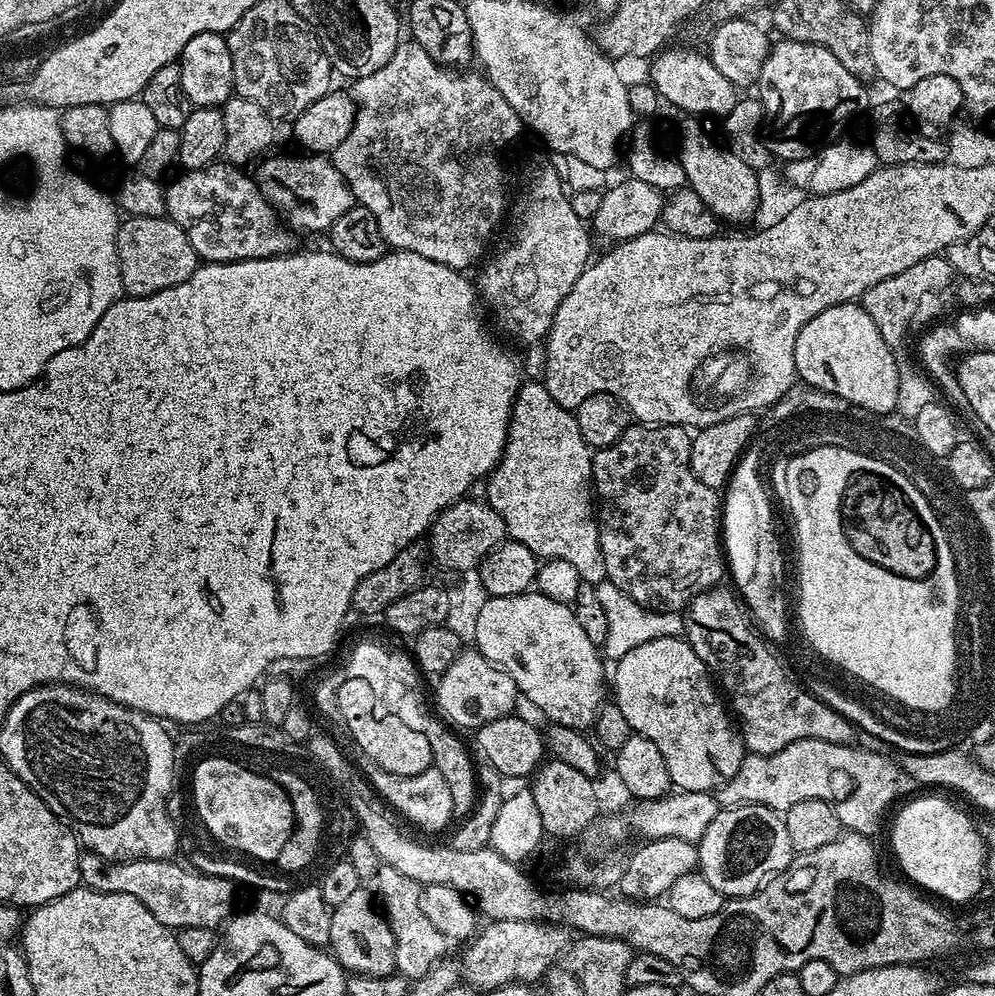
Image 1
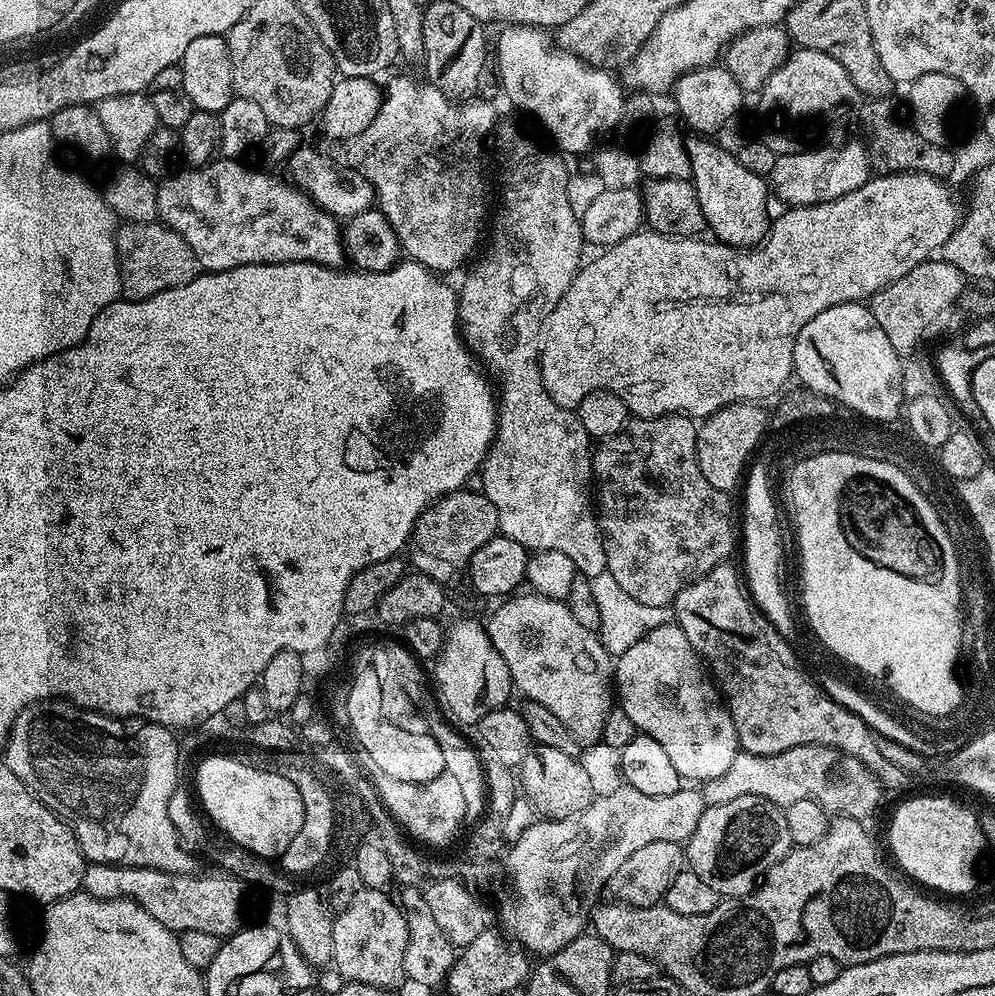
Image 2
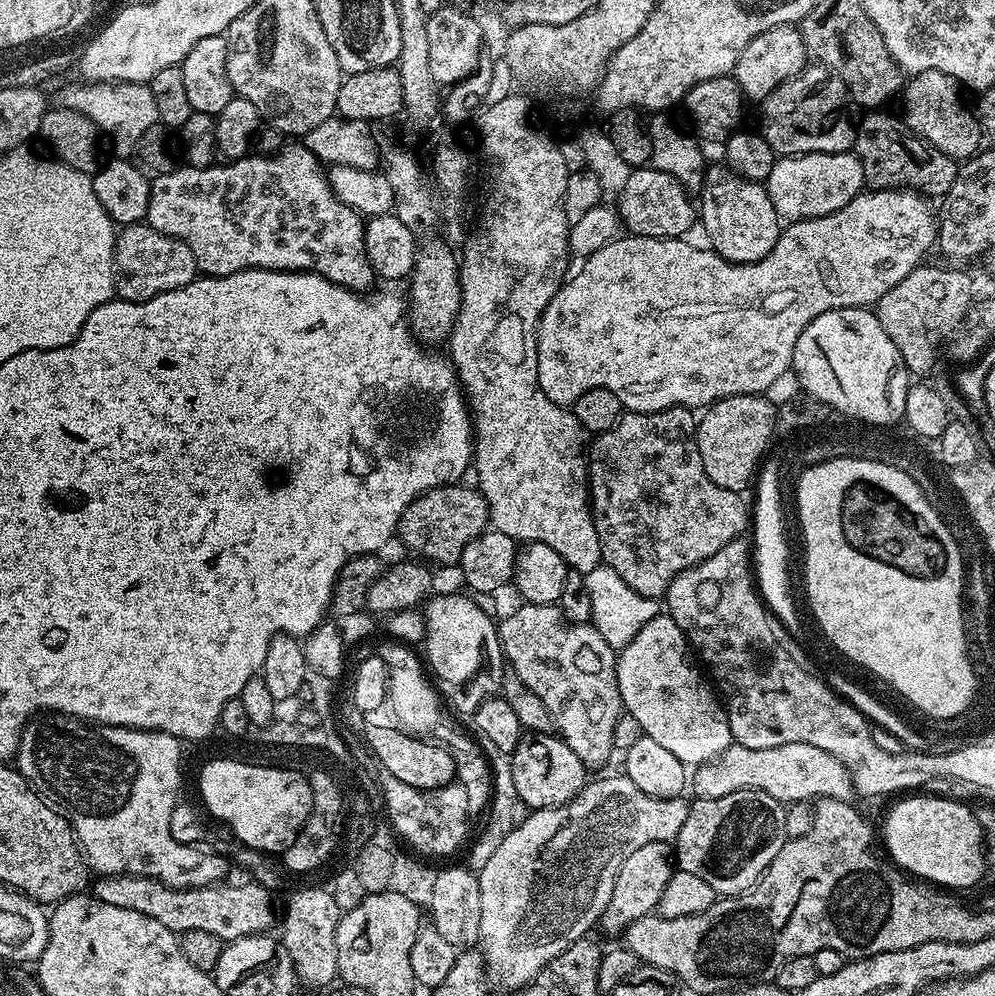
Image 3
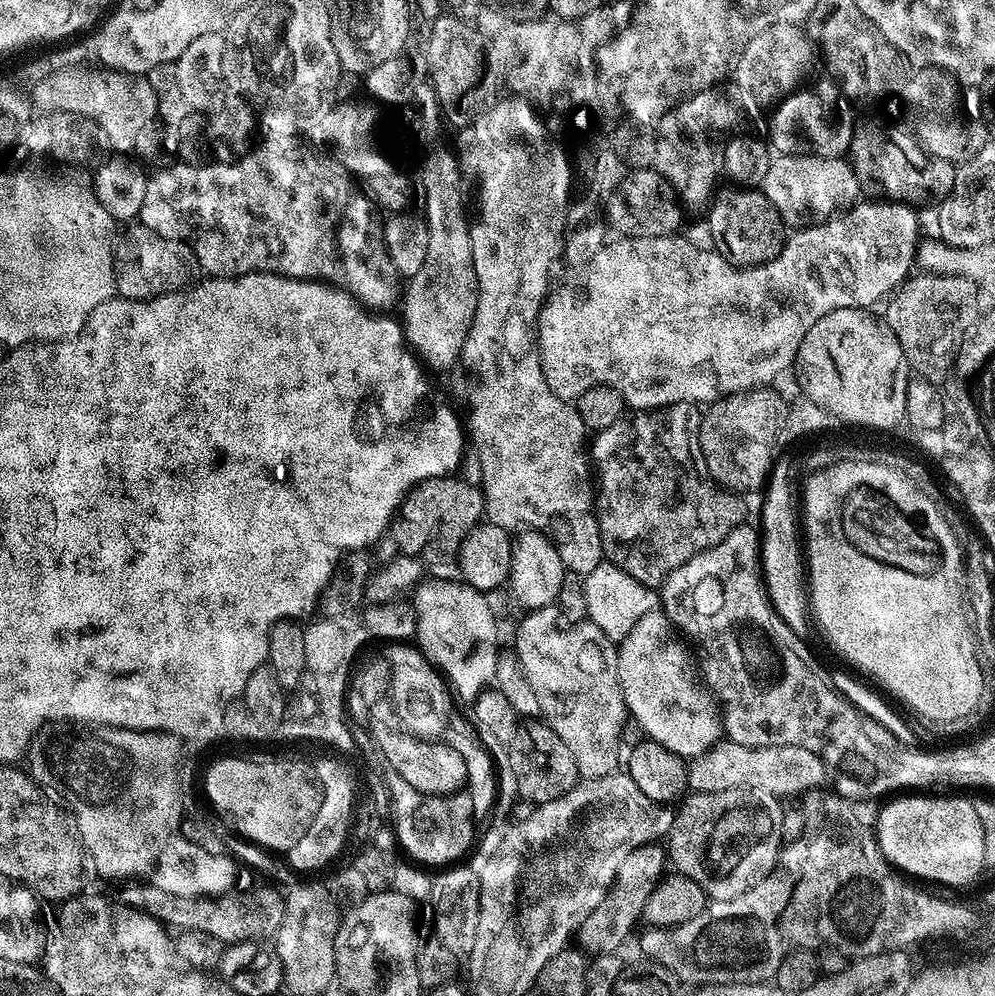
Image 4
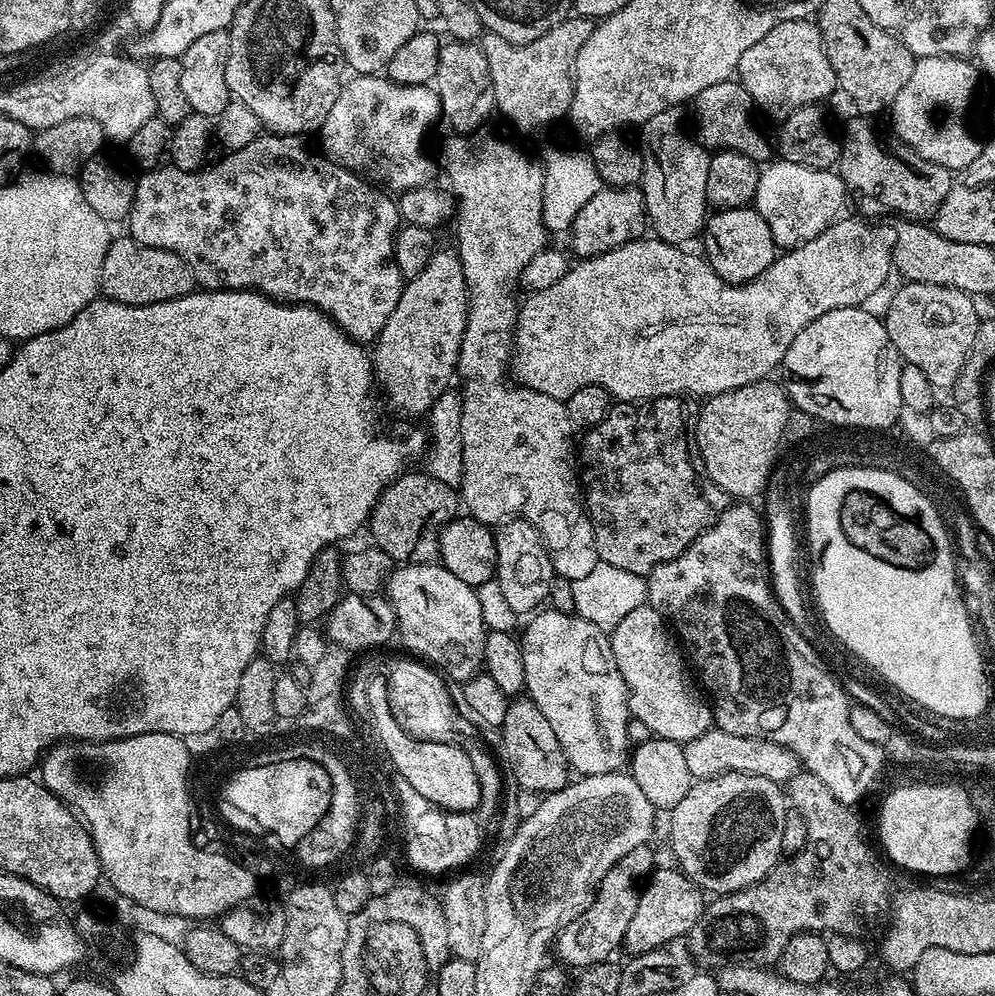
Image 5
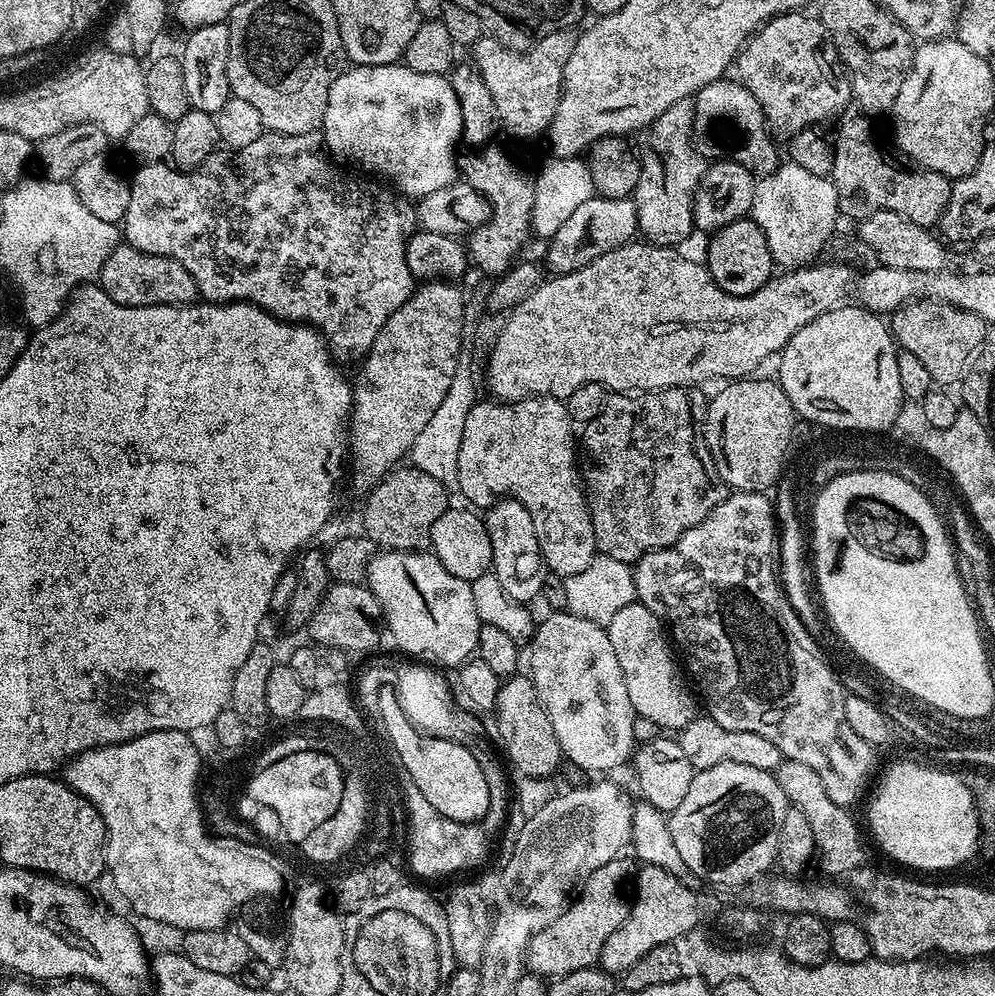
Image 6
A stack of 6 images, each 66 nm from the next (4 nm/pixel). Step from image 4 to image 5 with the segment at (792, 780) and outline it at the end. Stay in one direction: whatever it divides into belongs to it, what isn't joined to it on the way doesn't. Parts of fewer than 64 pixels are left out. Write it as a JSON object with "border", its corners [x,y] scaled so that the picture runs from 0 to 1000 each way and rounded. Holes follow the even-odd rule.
{"border":[[[719,729],[713,731],[710,737],[687,748],[687,756],[689,770],[693,772],[693,777],[699,783],[713,783],[731,775],[745,775],[765,779],[774,785],[788,789],[806,771],[804,762],[794,753],[790,753],[790,749],[782,749],[778,745],[762,741],[742,741],[742,737],[730,737]]]}

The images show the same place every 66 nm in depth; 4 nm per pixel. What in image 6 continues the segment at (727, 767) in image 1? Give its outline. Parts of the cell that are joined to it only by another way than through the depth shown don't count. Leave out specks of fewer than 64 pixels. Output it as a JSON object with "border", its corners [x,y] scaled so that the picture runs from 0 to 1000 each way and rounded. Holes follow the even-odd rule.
{"border":[[[642,604],[625,608],[625,612],[621,612],[617,620],[613,620],[609,634],[617,657],[621,657],[621,669],[625,669],[625,681],[629,681],[629,697],[633,697],[633,709],[640,719],[653,721],[653,725],[657,725],[665,733],[682,733],[699,722],[701,700],[697,695],[695,700],[695,695],[687,684],[684,664],[660,618]]]}

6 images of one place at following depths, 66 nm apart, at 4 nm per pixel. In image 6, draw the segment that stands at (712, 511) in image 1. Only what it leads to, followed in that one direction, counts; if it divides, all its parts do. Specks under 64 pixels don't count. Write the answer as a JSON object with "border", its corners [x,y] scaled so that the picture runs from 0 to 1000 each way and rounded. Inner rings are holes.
{"border":[[[692,388],[666,390],[664,394],[615,396],[605,408],[605,416],[586,427],[585,485],[602,557],[638,567],[649,555],[681,544],[689,532],[702,528],[734,496],[728,481],[718,473],[716,459],[710,456],[710,398],[704,392]]]}

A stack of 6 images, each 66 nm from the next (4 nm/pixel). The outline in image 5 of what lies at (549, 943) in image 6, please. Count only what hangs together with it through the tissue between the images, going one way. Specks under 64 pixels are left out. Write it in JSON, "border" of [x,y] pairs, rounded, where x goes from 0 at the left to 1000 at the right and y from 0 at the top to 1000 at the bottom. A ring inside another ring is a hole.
{"border":[[[646,847],[633,853],[629,861],[622,863],[611,874],[609,882],[605,882],[597,906],[593,906],[593,910],[584,920],[577,922],[577,926],[573,926],[560,938],[557,960],[560,960],[565,967],[572,968],[567,970],[586,974],[616,963],[615,955],[626,949],[629,933],[637,923],[637,914],[641,914],[643,893],[660,870],[661,864],[653,852],[651,847]]]}

